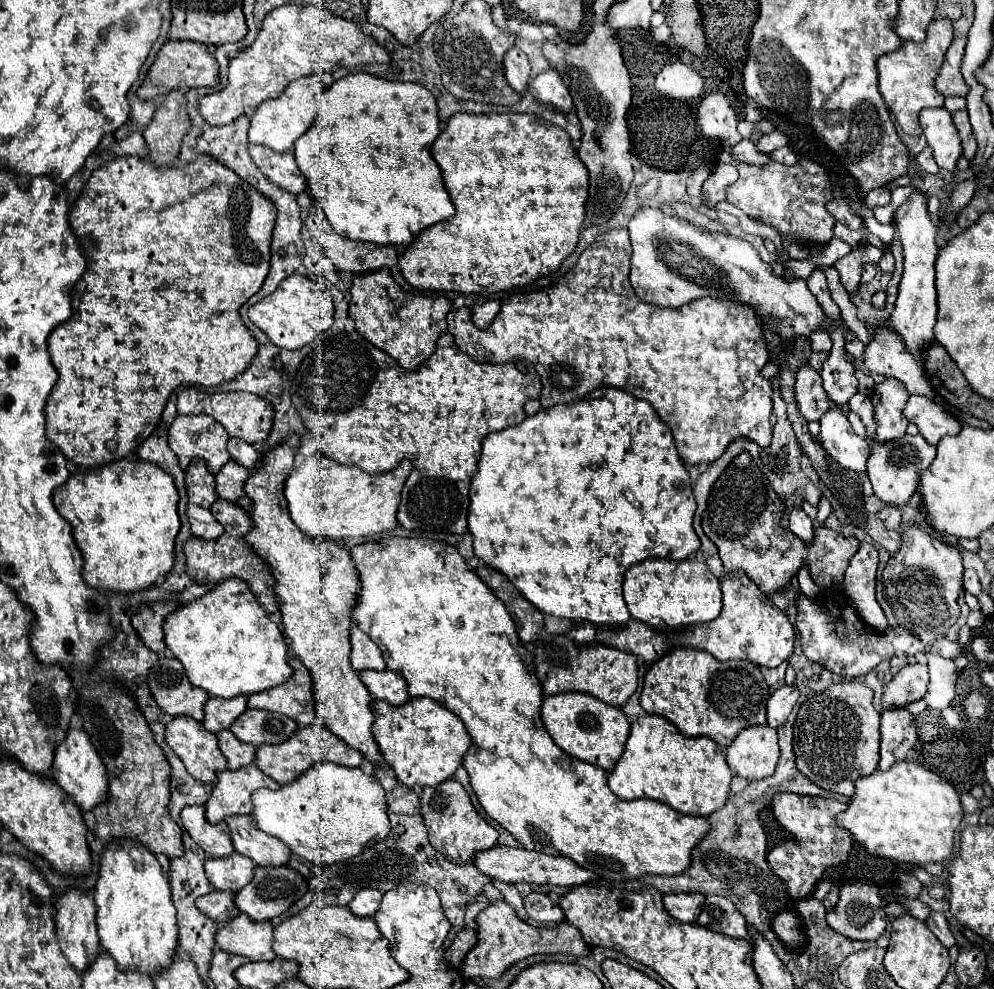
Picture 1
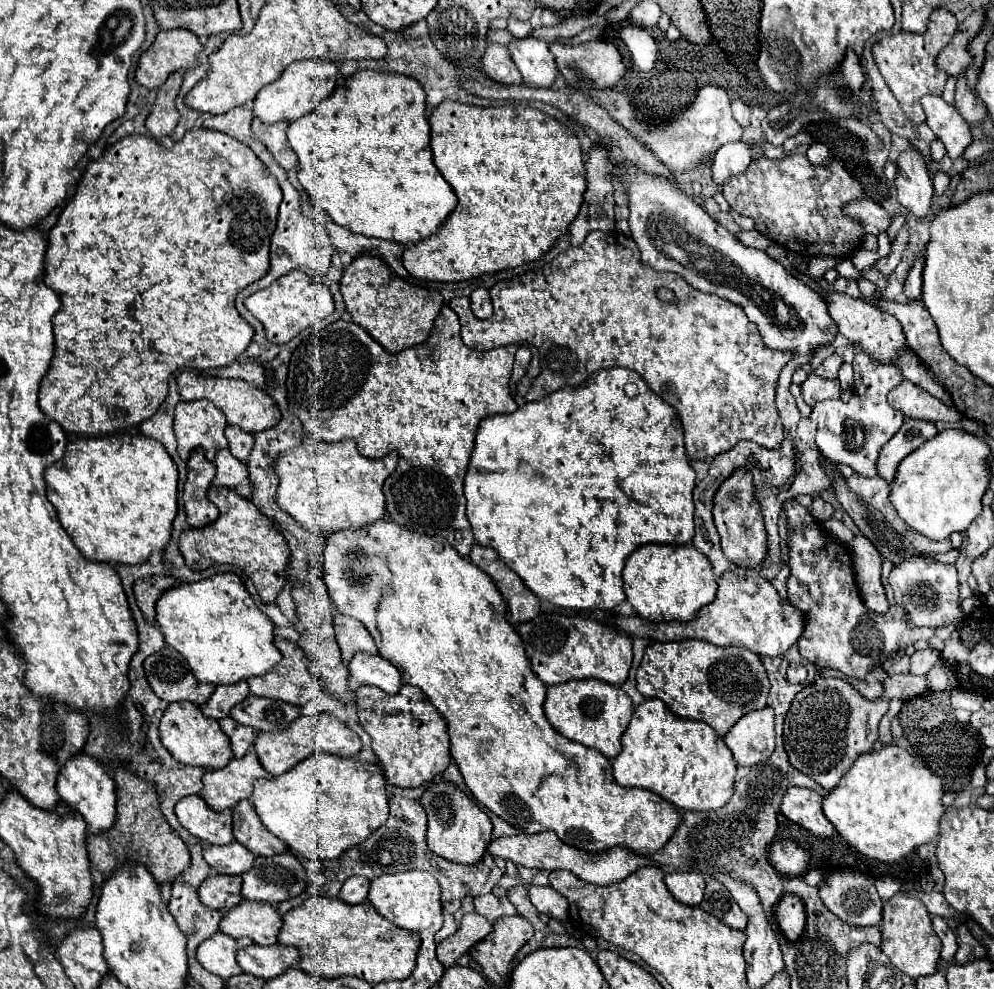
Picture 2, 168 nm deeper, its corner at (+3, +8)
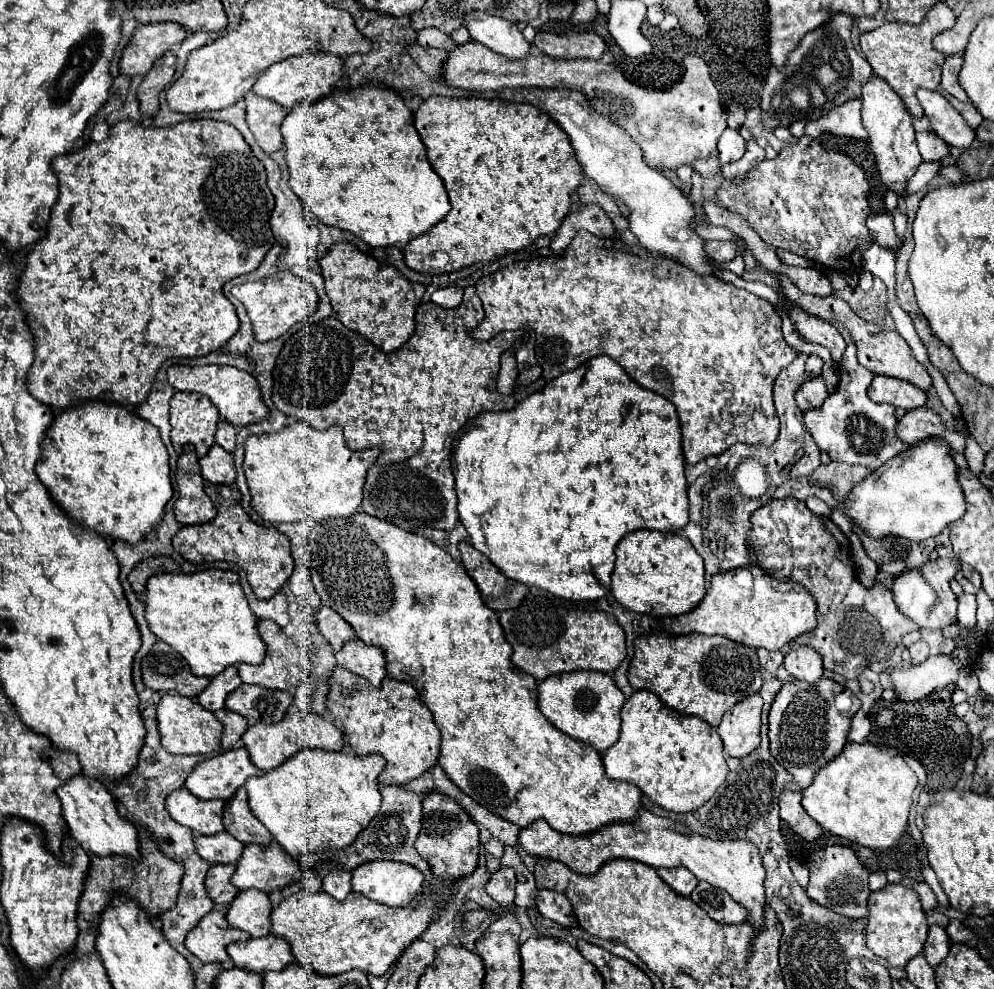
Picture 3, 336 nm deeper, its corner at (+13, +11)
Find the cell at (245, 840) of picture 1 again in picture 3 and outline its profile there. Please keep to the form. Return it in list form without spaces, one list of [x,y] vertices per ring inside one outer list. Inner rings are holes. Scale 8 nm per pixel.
[[[240,787],[232,795],[232,799],[226,801],[222,821],[224,821],[224,829],[244,845],[248,843],[268,845],[272,841],[272,837],[268,837],[268,829],[254,817],[254,813],[248,807],[246,787]]]

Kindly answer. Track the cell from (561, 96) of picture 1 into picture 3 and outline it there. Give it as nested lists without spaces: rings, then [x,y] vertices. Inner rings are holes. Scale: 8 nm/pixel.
[[[470,11],[462,17],[462,25],[468,29],[470,39],[486,45],[488,49],[508,59],[524,59],[530,51],[530,43],[518,31],[516,23],[504,17]]]

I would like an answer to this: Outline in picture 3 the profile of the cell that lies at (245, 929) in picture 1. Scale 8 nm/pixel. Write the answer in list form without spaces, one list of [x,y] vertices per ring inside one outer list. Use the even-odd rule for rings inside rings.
[[[246,889],[236,895],[226,919],[230,927],[248,931],[252,937],[264,937],[270,933],[270,913],[272,905],[268,893],[260,889]]]

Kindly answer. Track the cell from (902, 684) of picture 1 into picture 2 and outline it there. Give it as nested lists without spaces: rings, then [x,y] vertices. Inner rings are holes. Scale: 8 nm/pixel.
[[[916,650],[910,656],[910,674],[914,676],[924,676],[936,662],[940,660],[940,652],[938,650]]]

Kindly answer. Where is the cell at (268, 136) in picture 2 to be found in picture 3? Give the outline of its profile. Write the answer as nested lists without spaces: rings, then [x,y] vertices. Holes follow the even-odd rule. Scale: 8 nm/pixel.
[[[248,91],[244,95],[244,101],[246,101],[248,127],[254,133],[258,145],[266,153],[274,153],[278,149],[282,149],[280,125],[282,125],[284,117],[288,115],[288,111],[270,99],[254,95],[252,91]]]

